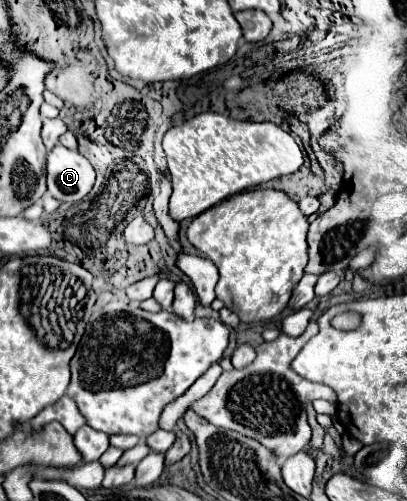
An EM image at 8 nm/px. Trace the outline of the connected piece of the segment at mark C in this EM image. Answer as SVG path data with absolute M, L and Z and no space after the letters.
M56 145L48 153L46 185L54 199L68 203L82 201L90 193L94 179L96 173L90 161L78 151L66 149L64 145Z

